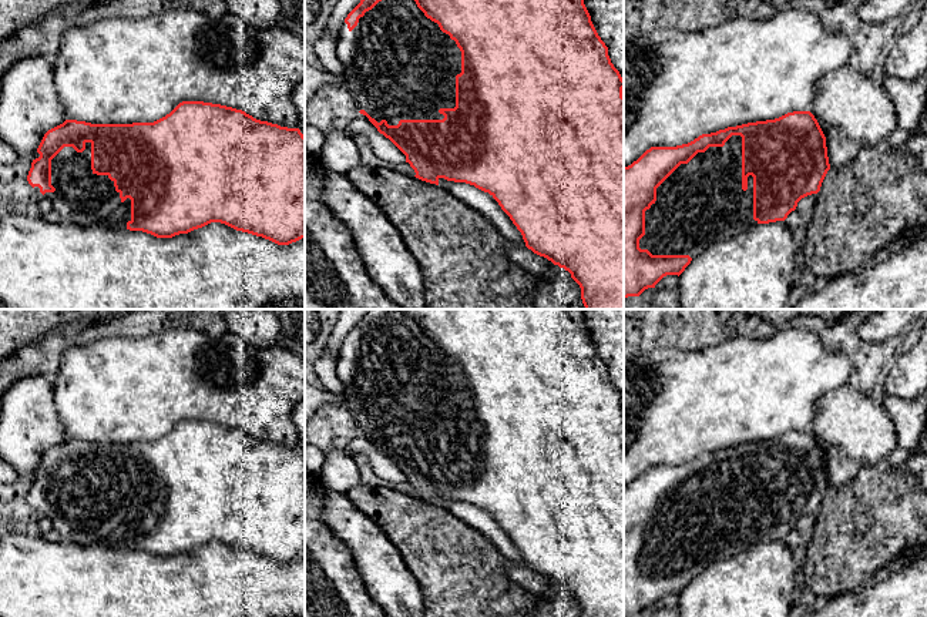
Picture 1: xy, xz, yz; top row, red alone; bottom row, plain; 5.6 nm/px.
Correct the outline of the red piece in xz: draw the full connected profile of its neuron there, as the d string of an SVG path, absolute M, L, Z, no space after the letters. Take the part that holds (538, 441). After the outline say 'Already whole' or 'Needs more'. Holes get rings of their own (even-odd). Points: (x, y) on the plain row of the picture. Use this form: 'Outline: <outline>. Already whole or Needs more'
Outline: M369 309L342 342L335 370L343 383L342 393L346 396L346 408L357 432L366 435L377 450L406 475L406 482L414 489L416 497L436 504L439 504L440 497L444 497L466 502L488 512L521 551L528 569L571 593L571 597L581 607L581 617L624 617L624 398L611 382L608 366L591 341L582 309Z. Needs more

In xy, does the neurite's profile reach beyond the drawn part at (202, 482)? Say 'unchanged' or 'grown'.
grown

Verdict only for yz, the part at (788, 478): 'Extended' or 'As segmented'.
Extended

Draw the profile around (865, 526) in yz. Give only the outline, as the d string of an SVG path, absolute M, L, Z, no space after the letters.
M864 466L844 486L830 487L816 513L800 567L800 586L833 598L854 590L907 551L927 543L927 489L907 470Z

